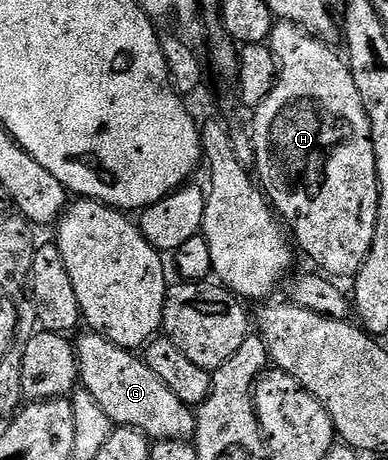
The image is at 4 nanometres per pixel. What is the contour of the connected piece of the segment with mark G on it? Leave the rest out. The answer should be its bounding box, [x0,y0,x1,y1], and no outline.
[75,332,197,440]

